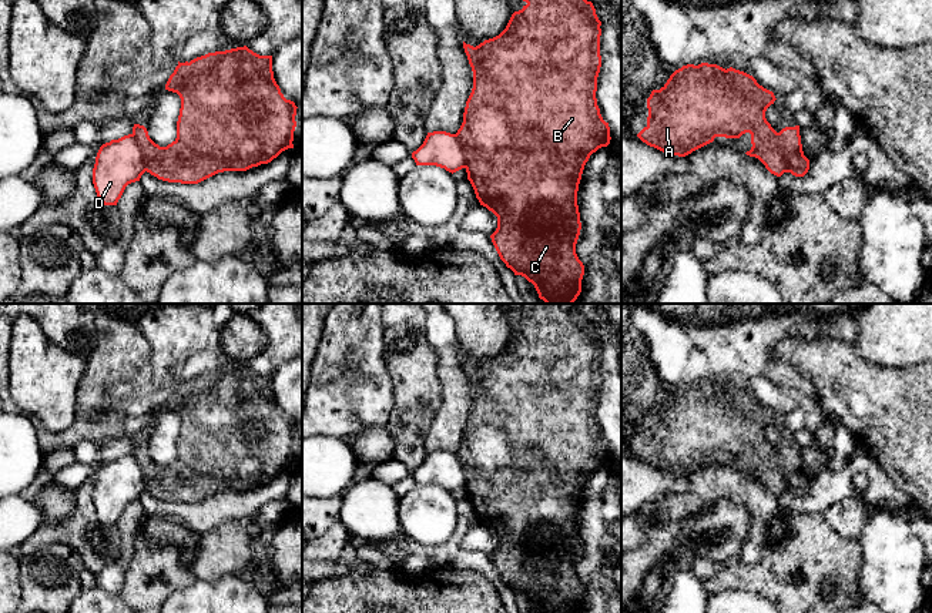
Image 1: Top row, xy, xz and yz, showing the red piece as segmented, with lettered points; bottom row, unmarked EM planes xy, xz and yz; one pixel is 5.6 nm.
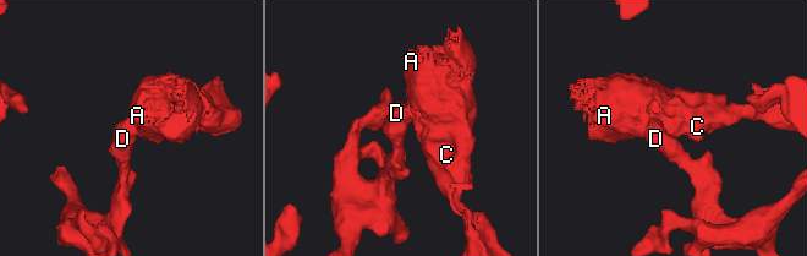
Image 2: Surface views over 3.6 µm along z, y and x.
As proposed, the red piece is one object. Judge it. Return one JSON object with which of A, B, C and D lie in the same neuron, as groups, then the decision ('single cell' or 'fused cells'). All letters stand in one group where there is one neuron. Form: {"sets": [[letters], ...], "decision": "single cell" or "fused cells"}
{"sets": [["A", "B", "C"], ["D"]], "decision": "fused cells"}

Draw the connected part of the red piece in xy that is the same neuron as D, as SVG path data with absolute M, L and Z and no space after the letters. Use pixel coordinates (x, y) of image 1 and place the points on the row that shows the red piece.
M133 134L100 147L93 168L93 184L104 205L117 205L125 187L145 172L145 157Z

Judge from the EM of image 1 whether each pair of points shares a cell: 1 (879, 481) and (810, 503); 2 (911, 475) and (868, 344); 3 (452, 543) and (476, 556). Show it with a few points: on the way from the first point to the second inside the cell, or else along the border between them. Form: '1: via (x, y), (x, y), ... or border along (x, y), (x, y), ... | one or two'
1: via (862, 469), (852, 469), (835, 486), (827, 489) | one
2: border along (851, 345), (868, 361), (881, 365), (907, 365) | two
3: via (458, 549), (465, 556), (470, 556) | one

